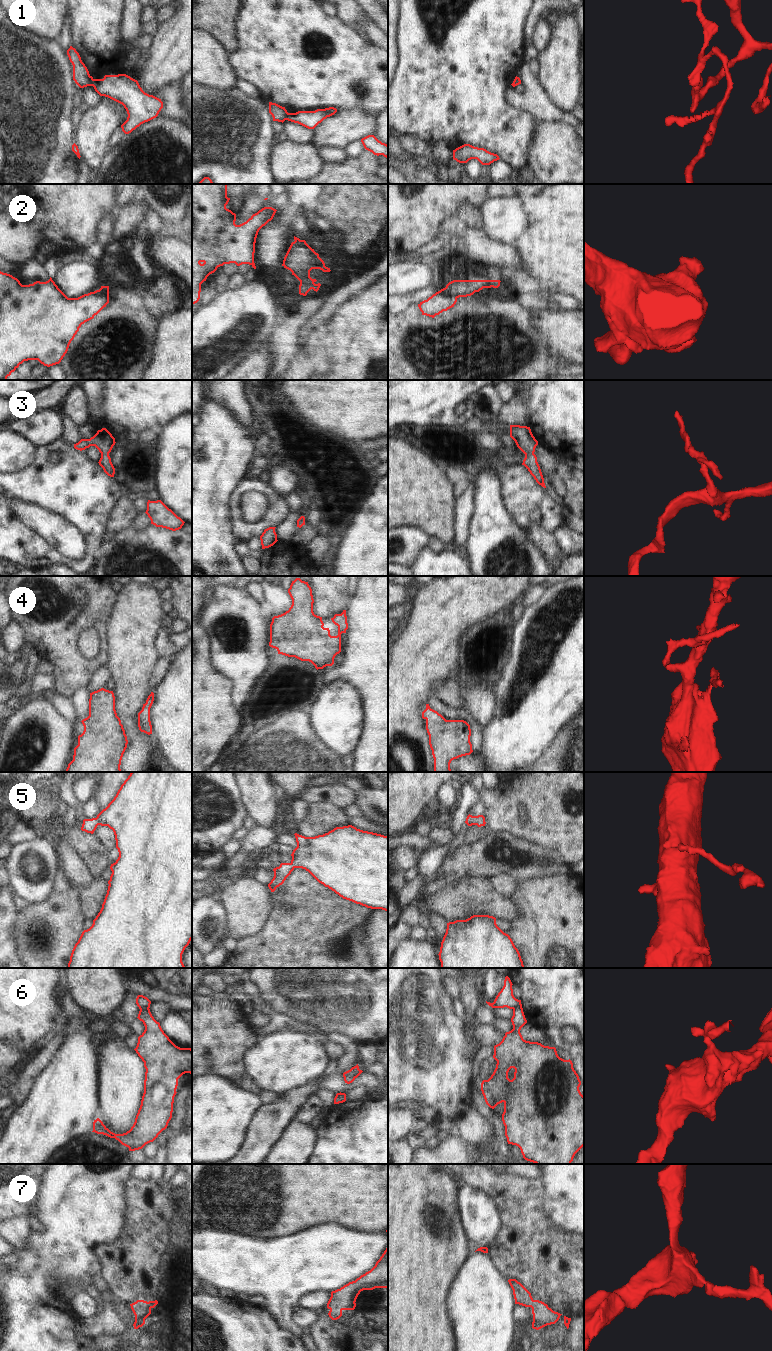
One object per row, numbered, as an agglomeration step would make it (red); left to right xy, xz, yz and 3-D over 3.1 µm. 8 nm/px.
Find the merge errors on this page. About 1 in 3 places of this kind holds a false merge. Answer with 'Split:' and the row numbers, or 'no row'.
Split: 1, 2, 6.

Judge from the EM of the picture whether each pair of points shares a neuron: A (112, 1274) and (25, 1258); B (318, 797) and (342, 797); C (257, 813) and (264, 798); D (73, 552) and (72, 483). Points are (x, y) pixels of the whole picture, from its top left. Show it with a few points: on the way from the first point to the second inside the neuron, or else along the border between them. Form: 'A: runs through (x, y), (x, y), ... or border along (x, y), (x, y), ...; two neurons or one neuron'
A: border along (94, 1249), (94, 1255), (99, 1264), (100, 1272); two neurons
B: runs through (324, 799), (336, 797); one neuron
C: runs through (261, 809), (261, 802); one neuron
D: border along (53, 513), (71, 523), (81, 533), (86, 546); two neurons

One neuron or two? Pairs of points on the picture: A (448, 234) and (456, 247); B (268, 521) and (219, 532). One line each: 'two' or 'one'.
A: two
B: two

